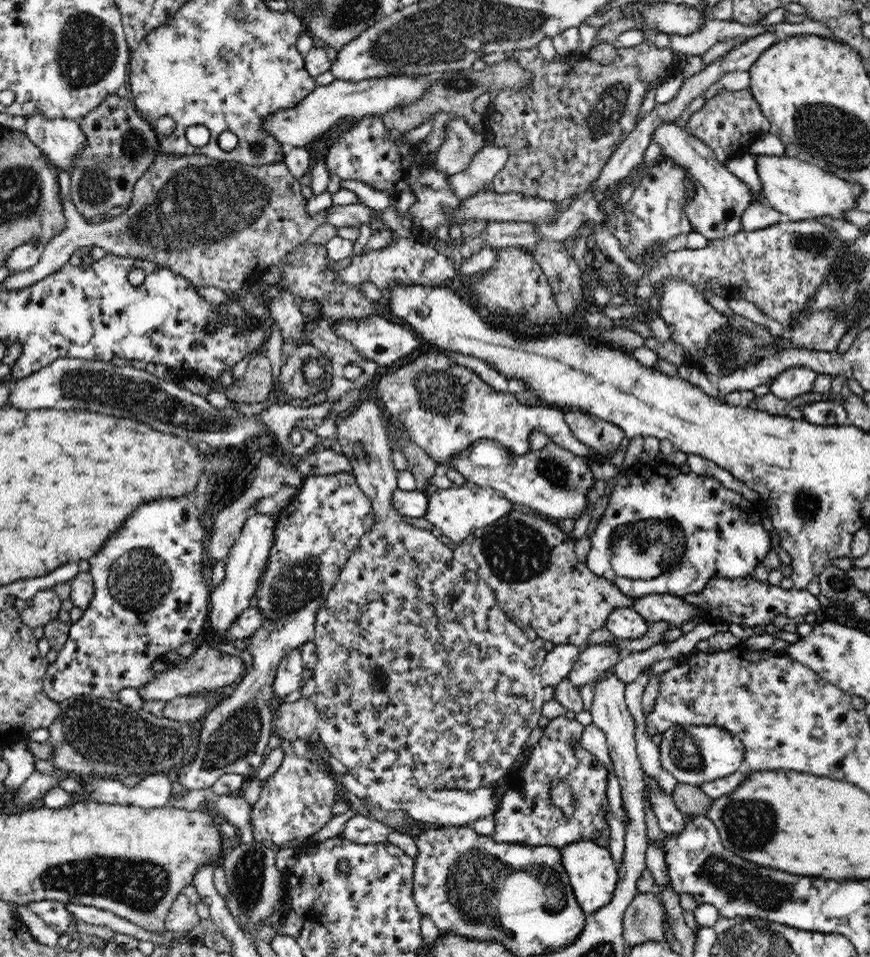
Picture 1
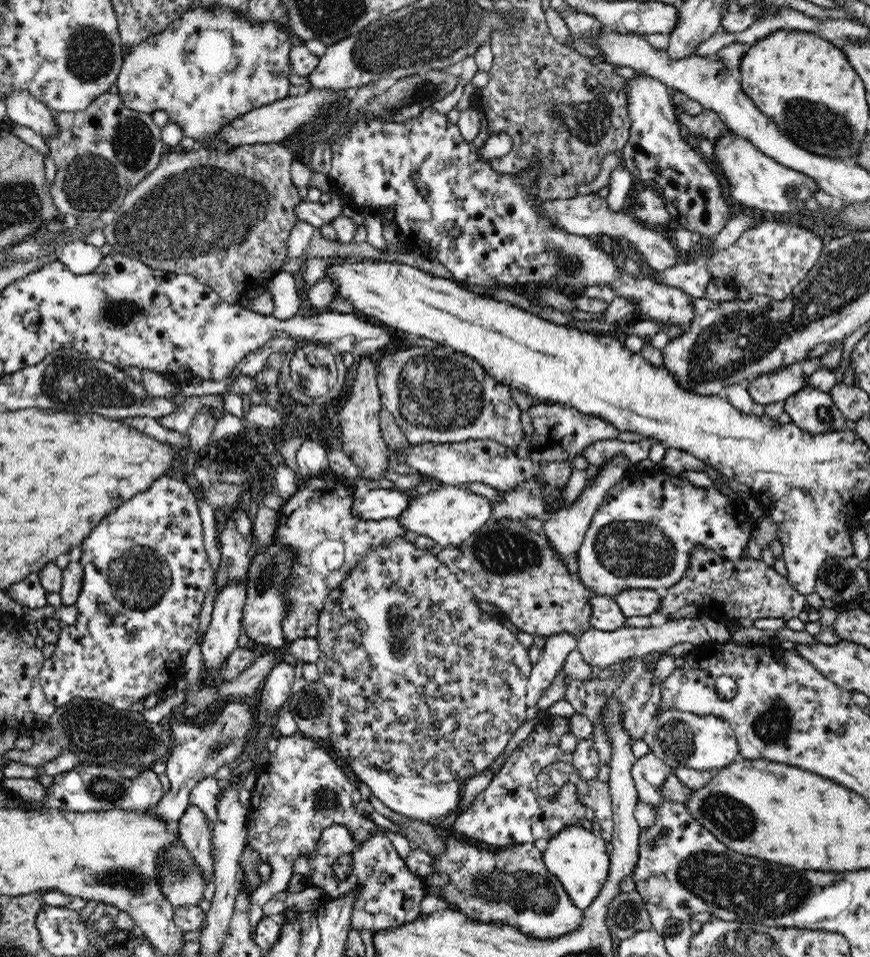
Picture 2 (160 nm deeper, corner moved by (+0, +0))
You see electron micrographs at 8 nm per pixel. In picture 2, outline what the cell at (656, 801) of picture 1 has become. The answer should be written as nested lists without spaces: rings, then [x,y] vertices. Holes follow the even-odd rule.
[[[650,753],[635,761],[631,773],[635,780],[639,800],[644,801],[652,809],[660,808],[664,800],[661,793],[662,787],[672,774],[671,768]]]

